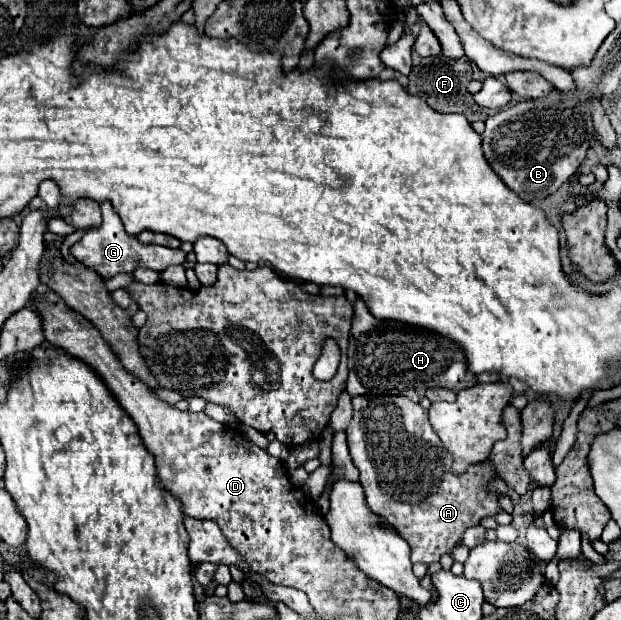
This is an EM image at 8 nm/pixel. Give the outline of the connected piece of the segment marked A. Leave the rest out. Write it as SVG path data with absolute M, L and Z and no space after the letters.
M362 395L352 399L354 417L346 429L348 447L354 465L360 471L360 483L366 491L366 503L376 513L382 515L412 547L412 563L434 563L442 555L452 553L452 549L462 541L462 533L468 527L478 525L484 517L494 517L502 511L498 499L500 493L490 491L490 483L500 477L492 471L492 463L478 463L470 466L462 475L452 473L452 455L442 447L440 437L434 433L428 411L418 403L412 403L402 395Z

